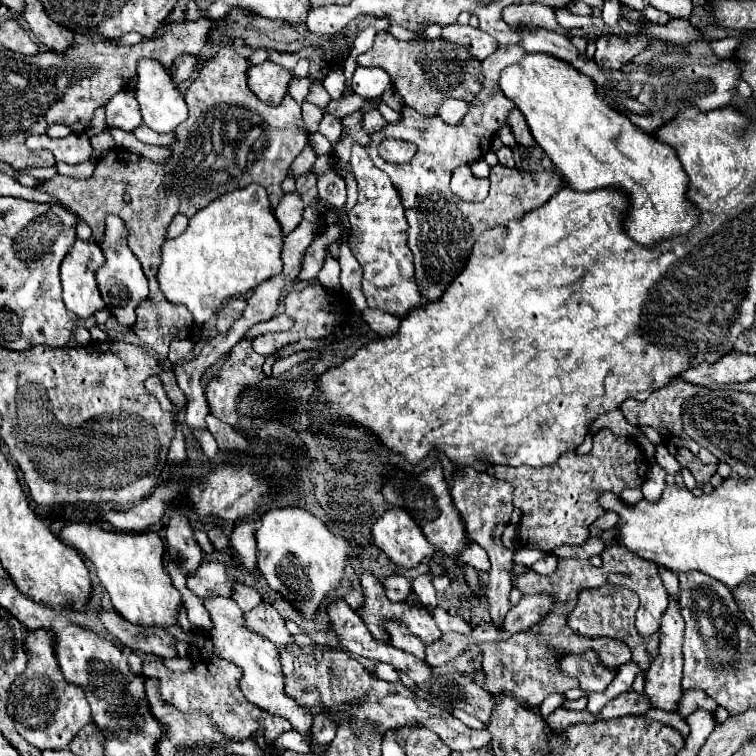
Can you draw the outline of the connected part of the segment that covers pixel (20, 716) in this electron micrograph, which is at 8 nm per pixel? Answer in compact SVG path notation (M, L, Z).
M46 630L28 632L24 638L24 652L28 654L28 666L8 690L8 716L14 720L18 734L38 750L64 750L76 732L92 720L84 690L72 686L72 682L64 682L60 664L56 662L56 652L52 650L52 636Z

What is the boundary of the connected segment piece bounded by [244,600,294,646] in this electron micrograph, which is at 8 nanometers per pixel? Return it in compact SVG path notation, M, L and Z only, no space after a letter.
M262 600L256 608L246 612L244 620L246 620L246 626L250 630L256 630L258 634L266 636L276 646L290 646L290 644L294 644L286 624L284 624L284 618L276 612L276 608L268 600Z

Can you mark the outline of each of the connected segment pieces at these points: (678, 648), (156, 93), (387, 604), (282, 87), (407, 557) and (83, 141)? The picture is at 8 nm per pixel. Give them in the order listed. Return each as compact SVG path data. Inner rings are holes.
M668 598L670 604L668 604L668 610L664 612L664 618L662 618L662 624L660 624L660 650L658 650L658 656L654 658L652 666L648 668L646 672L646 688L644 688L644 694L652 700L652 704L656 708L662 708L662 710L676 710L676 704L682 696L682 686L680 686L680 680L682 680L682 640L684 640L684 618L680 614L680 606L678 606L678 600L674 598Z
M140 58L138 66L138 86L136 86L136 98L142 112L142 124L152 128L154 132L172 132L178 124L182 124L188 118L188 104L176 84L172 82L170 70L160 66L156 58Z
M362 572L360 574L360 586L362 586L362 596L364 596L364 606L358 608L358 614L360 614L360 618L364 618L368 630L372 632L372 638L376 638L380 642L390 642L390 636L388 636L386 628L382 626L384 622L406 624L408 630L414 636L418 636L424 644L432 644L432 642L436 642L442 636L440 628L436 626L436 622L434 622L434 618L432 618L432 614L430 614L430 610L426 606L422 606L422 604L418 606L418 604L412 604L408 600L404 600L404 602L390 602L388 596L384 594L382 582L372 572Z
M270 60L248 68L248 86L266 104L280 104L290 80L292 74Z
M402 508L386 510L372 526L372 538L374 544L402 568L414 568L434 554L434 546Z
M70 134L66 138L48 138L48 136L28 136L26 146L30 150L52 150L58 162L80 164L94 156L94 148L86 134Z

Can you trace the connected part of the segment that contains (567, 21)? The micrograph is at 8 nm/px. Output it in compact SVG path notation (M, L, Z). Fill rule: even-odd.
M556 8L556 22L560 22L564 28L576 28L576 26L592 26L592 18L578 18L568 8Z

